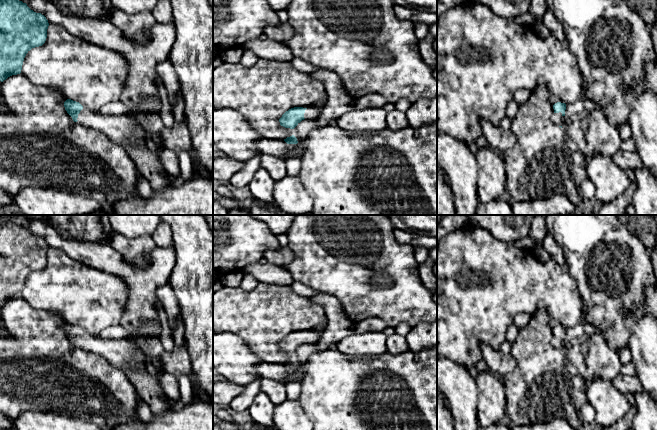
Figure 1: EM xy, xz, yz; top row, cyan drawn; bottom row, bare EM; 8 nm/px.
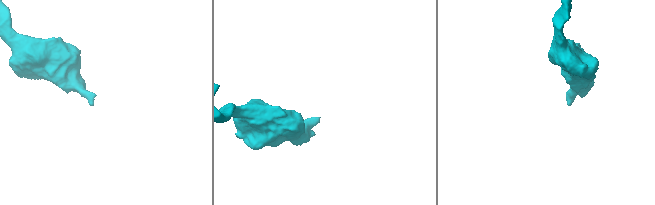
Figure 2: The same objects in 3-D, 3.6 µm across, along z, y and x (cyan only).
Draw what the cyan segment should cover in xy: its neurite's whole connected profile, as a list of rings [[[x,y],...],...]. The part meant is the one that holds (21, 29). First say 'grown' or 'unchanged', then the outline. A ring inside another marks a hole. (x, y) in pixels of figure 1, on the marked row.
unchanged; [[[0,0],[0,81],[21,73],[26,54],[35,47],[42,46],[47,38],[49,23],[44,15],[31,10],[19,0]]]

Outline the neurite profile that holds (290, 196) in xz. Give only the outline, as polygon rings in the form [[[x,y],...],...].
[[[285,176],[275,182],[274,203],[286,215],[312,213],[314,199],[299,176]]]

